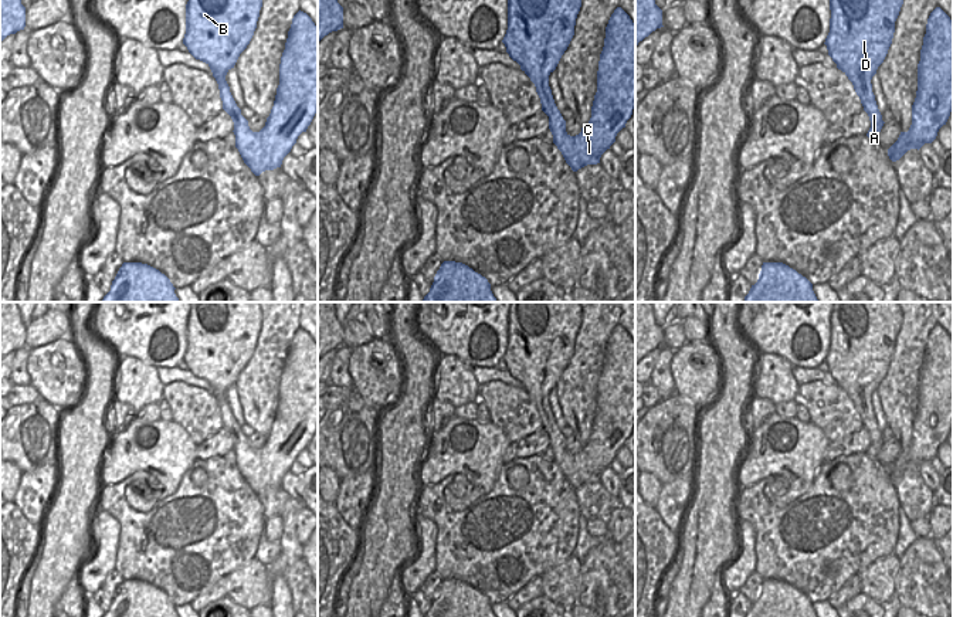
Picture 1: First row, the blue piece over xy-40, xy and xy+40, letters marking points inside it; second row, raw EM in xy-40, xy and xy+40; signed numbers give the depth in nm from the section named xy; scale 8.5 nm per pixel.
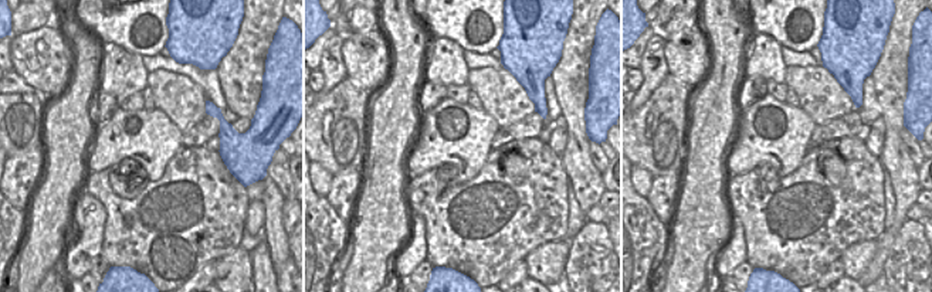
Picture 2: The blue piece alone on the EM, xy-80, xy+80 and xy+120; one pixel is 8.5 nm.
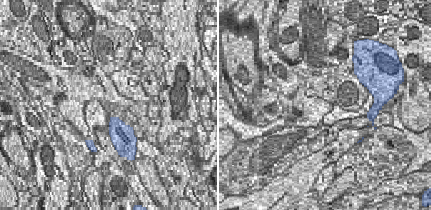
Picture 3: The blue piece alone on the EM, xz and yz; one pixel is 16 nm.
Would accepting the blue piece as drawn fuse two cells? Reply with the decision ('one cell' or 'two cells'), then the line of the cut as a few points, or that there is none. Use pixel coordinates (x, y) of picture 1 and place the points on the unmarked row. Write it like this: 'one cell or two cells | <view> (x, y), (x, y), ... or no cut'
one cell | no cut

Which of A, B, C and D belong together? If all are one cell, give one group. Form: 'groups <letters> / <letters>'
groups A B C D

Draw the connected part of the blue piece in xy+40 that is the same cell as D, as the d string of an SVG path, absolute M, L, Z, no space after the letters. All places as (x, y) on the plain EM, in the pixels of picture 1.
M832 302L830 350L824 362L837 386L852 400L871 438L866 454L874 460L878 460L878 452L885 440L878 427L871 397L892 362L895 339L902 322L903 315L899 302Z

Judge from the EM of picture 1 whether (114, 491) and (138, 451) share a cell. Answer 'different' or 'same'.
different

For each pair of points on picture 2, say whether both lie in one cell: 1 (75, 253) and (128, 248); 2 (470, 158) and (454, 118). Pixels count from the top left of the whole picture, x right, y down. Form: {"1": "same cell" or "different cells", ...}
{"1": "different cells", "2": "same cell"}

